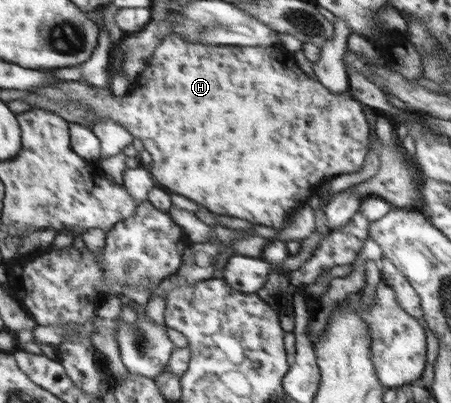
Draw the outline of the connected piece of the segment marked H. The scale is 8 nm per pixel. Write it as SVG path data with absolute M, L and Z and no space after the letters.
M173 34L167 36L159 44L147 71L143 73L143 78L138 79L132 90L123 97L117 97L113 91L106 87L97 89L89 83L83 83L82 80L64 81L57 83L47 89L34 89L33 93L40 95L49 95L50 99L67 102L75 101L90 106L91 110L97 114L99 122L105 118L113 118L121 125L125 126L135 137L139 138L145 145L145 148L152 155L151 171L158 181L159 186L168 189L170 192L184 195L195 201L197 204L205 205L204 209L231 217L239 217L250 221L253 224L263 224L274 228L283 229L287 218L295 213L299 207L305 203L314 204L319 187L327 183L329 177L341 175L341 173L358 172L365 161L367 155L367 139L369 139L369 123L367 117L363 115L363 107L359 101L351 99L349 89L344 93L336 95L328 90L328 87L322 81L317 81L317 77L309 77L295 61L296 57L291 57L294 52L287 47L279 46L236 46L236 45L203 45L183 39L183 36Z

